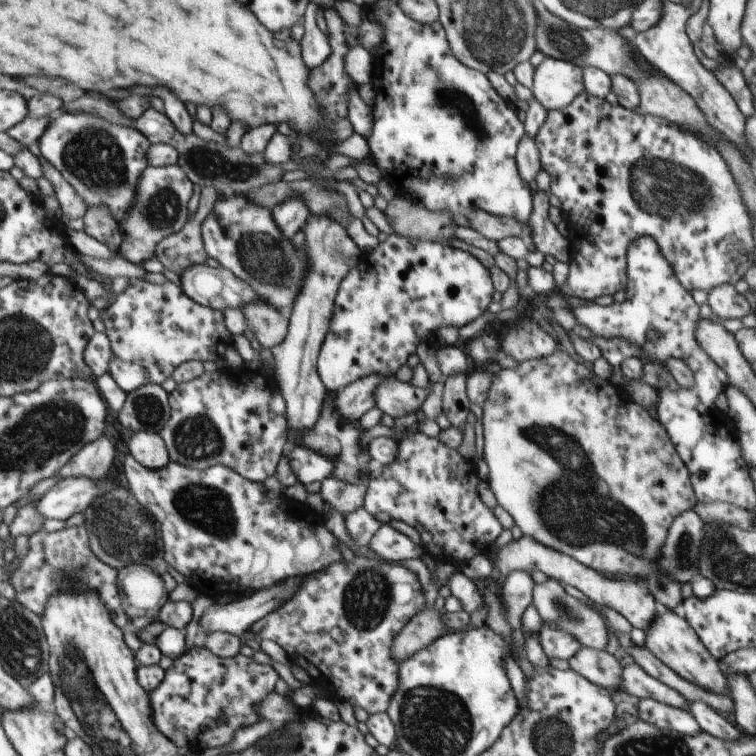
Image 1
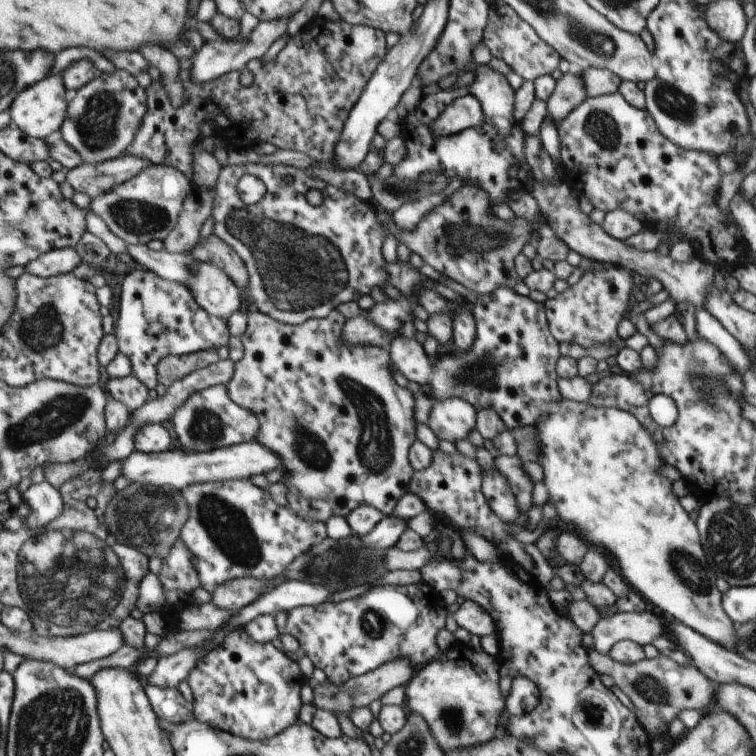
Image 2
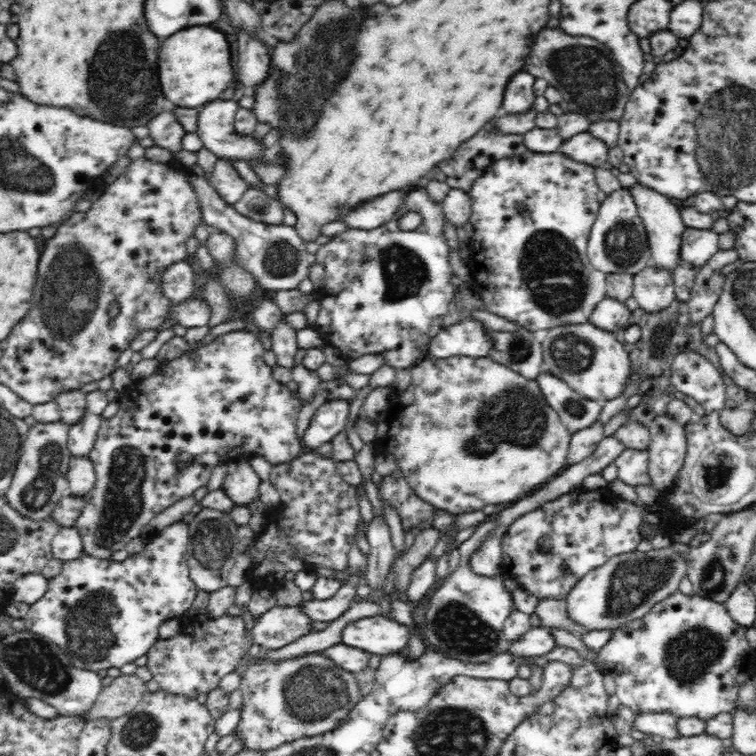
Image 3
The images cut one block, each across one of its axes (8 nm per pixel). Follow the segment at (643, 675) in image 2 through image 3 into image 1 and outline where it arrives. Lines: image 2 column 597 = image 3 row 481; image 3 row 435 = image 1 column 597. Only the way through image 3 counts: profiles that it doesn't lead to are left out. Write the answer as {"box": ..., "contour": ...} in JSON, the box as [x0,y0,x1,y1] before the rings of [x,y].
{"box":[568,647,624,691],"contour":[[[581,647],[568,662],[569,669],[576,671],[595,686],[618,691],[624,685],[624,668],[620,660],[608,651]]]}

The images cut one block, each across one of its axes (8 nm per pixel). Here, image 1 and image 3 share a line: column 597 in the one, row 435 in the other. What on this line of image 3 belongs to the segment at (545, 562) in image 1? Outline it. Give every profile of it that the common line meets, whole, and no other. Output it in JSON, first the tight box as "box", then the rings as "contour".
{"box":[568,420,604,466],"contour":[[[600,420],[594,422],[591,426],[578,430],[576,434],[572,434],[570,440],[570,448],[568,448],[568,466],[576,465],[584,461],[592,452],[596,451],[598,444],[604,438],[604,425]]]}

